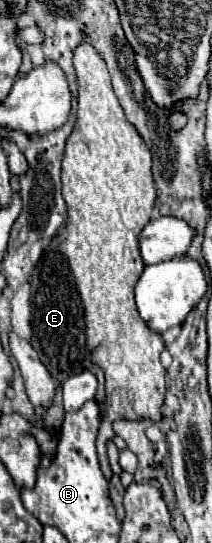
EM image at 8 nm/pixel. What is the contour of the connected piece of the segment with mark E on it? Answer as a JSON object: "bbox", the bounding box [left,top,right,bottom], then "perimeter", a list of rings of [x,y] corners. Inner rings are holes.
{"bbox":[31,43,165,481],"perimeter":[[[81,43],[73,49],[73,67],[77,73],[77,121],[67,137],[61,163],[63,199],[67,205],[65,241],[61,243],[59,253],[47,255],[47,259],[43,259],[43,263],[39,263],[31,273],[31,345],[53,379],[63,381],[69,375],[87,369],[91,363],[97,363],[103,369],[107,411],[97,436],[97,453],[101,471],[109,481],[113,473],[106,443],[115,437],[112,434],[113,419],[149,417],[159,421],[161,405],[165,401],[165,369],[159,361],[165,345],[161,335],[153,333],[145,321],[141,321],[133,297],[133,287],[145,267],[137,249],[137,237],[151,219],[157,193],[151,175],[149,147],[137,129],[129,125],[113,93],[105,61],[89,43]]]}

